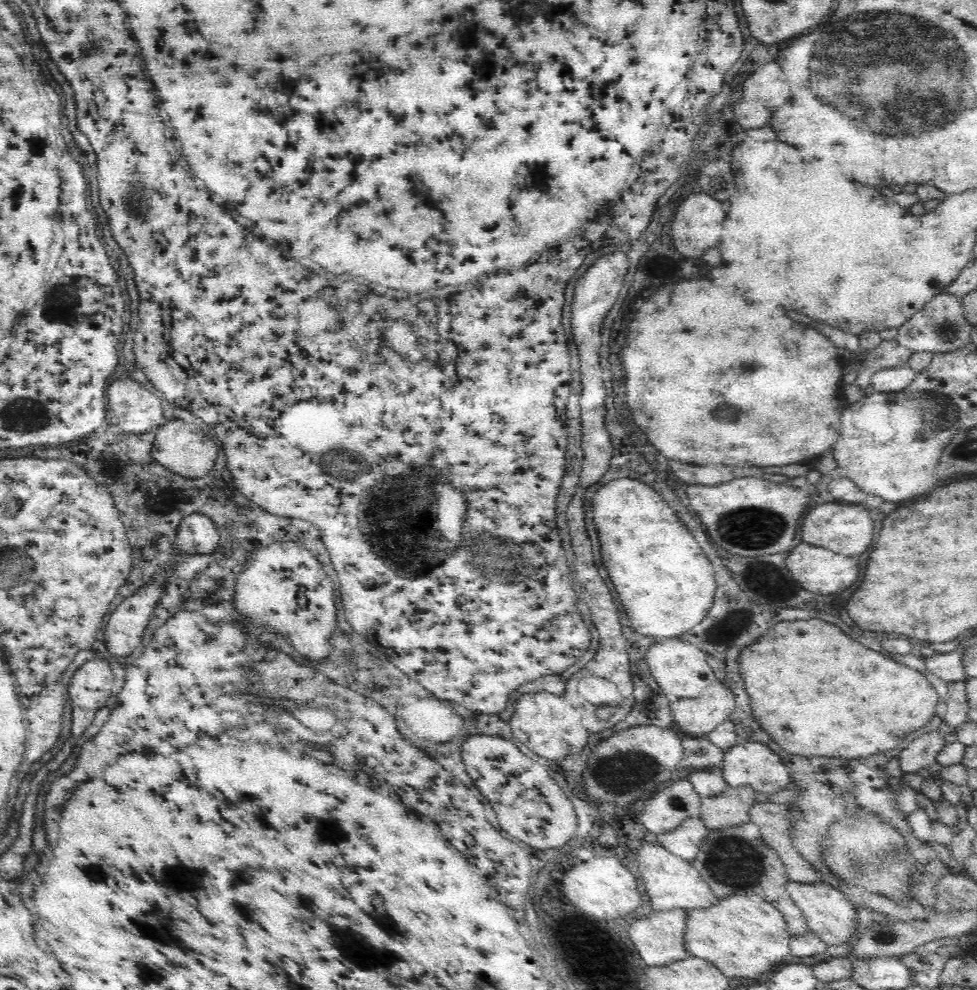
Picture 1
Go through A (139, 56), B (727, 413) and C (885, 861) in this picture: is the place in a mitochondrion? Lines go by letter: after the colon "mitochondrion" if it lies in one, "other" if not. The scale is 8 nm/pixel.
A: other
B: mitochondrion
C: mitochondrion

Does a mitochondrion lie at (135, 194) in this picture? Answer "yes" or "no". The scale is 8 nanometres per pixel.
yes

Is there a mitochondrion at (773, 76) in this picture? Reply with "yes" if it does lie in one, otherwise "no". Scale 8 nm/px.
no

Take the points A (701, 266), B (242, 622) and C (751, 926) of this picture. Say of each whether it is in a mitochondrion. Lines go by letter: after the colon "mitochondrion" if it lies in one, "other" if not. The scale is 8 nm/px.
A: other
B: other
C: other

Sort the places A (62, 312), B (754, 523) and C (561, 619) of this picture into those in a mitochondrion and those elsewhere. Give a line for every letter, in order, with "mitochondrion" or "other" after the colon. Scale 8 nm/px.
A: other
B: mitochondrion
C: other

